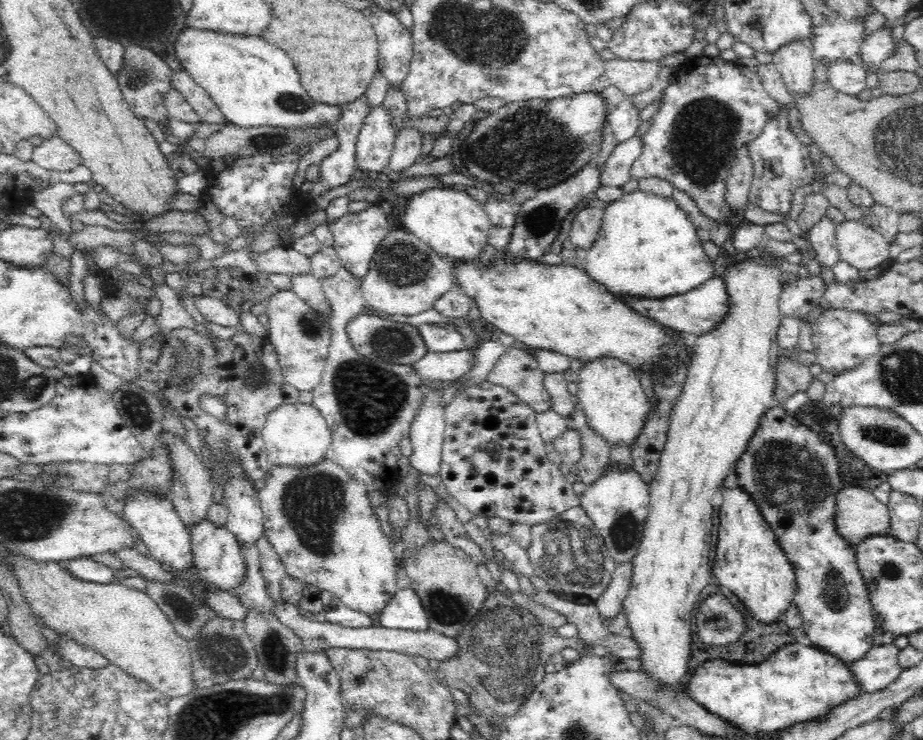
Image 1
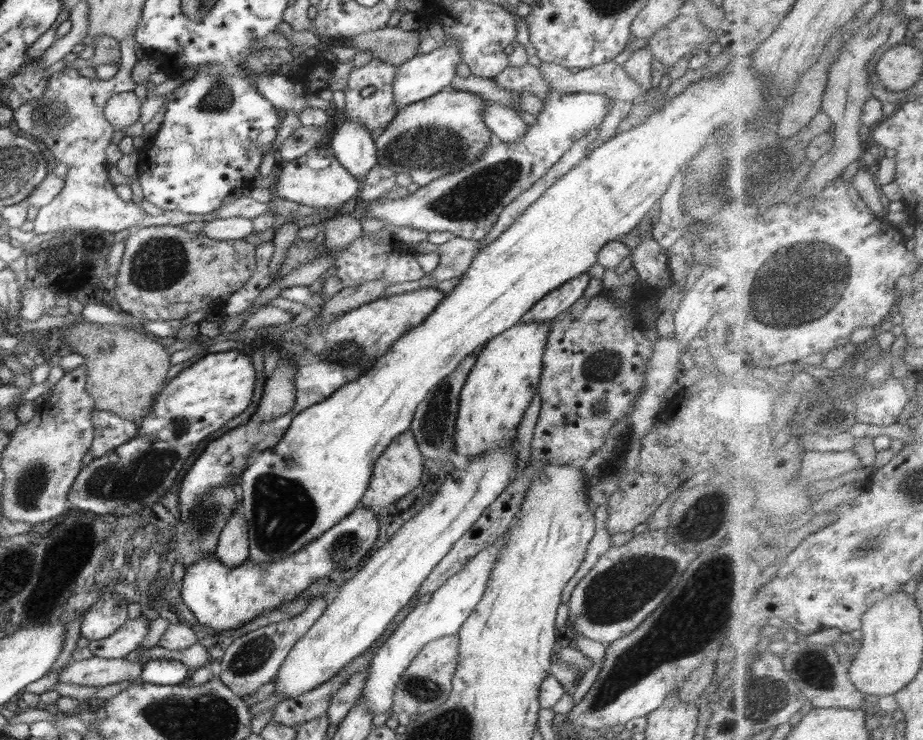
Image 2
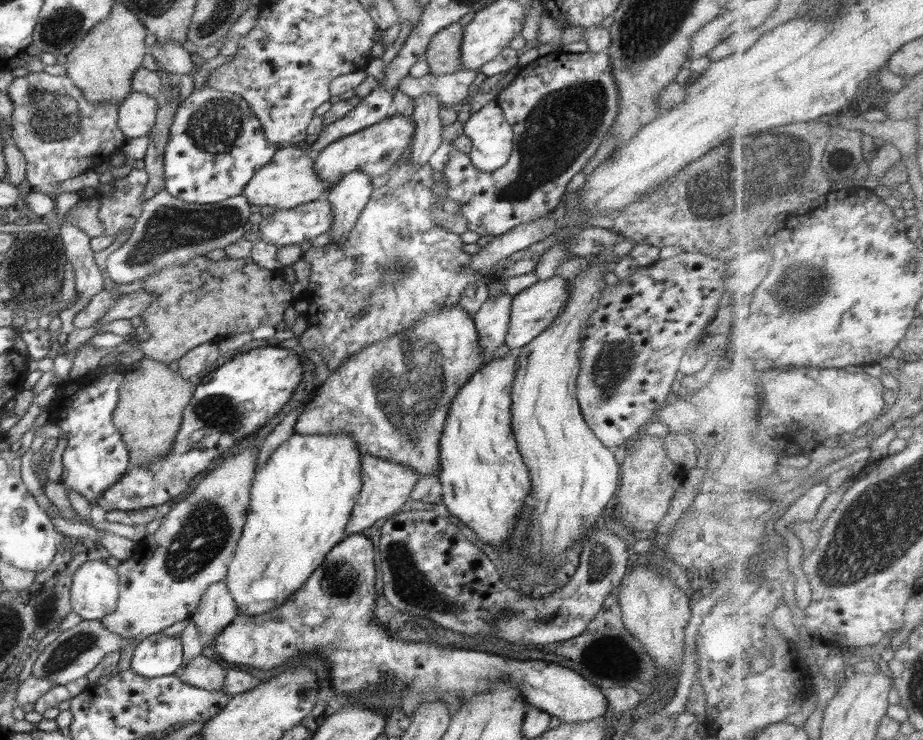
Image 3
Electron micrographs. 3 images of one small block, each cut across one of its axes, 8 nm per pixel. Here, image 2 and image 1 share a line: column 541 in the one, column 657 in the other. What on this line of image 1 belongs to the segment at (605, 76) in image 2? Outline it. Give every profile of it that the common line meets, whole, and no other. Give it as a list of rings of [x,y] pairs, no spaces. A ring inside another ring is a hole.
[[[609,59],[605,67],[605,76],[610,84],[619,88],[625,96],[632,97],[650,88],[662,66],[656,61]]]

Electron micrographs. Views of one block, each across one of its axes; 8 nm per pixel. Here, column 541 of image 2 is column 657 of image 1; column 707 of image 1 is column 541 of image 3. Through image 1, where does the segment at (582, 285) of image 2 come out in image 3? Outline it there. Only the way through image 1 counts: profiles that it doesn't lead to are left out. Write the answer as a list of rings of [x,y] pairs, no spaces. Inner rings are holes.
[[[556,275],[547,280],[540,280],[513,296],[510,324],[508,324],[508,332],[504,340],[508,348],[519,350],[525,344],[530,343],[530,340],[534,340],[538,334],[545,332],[545,328],[548,328],[552,320],[556,320],[556,316],[560,314],[568,296],[570,296],[570,291],[567,280]]]

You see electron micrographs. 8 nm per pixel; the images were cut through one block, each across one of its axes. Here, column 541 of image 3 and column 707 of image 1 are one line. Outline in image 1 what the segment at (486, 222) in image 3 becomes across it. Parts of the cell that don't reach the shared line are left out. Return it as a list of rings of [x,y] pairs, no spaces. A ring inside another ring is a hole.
[[[701,54],[697,57],[687,57],[686,62],[675,69],[674,74],[670,77],[668,88],[665,88],[664,92],[662,92],[660,108],[658,108],[658,112],[654,114],[652,122],[650,121],[650,129],[643,136],[642,154],[640,154],[640,157],[632,166],[631,178],[638,182],[646,178],[662,179],[666,181],[666,183],[672,185],[675,190],[687,192],[687,194],[694,199],[694,202],[696,202],[700,211],[702,211],[704,216],[708,217],[710,221],[728,224],[729,217],[731,216],[731,209],[726,203],[726,180],[731,168],[731,162],[735,159],[737,150],[742,148],[742,146],[747,146],[752,140],[755,140],[763,132],[763,129],[766,127],[766,122],[774,118],[774,116],[778,116],[780,112],[782,112],[782,104],[774,100],[772,96],[768,95],[768,92],[764,89],[763,82],[760,81],[760,77],[756,71],[752,71],[749,67],[738,63],[722,60],[719,56],[710,57]]]

